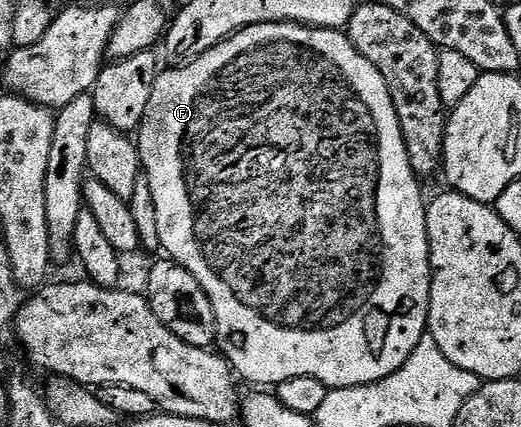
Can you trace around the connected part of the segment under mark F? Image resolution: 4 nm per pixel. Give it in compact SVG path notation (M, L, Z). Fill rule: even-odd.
M272 22L272 23L271 23L271 24L257 24L257 25L256 25L256 26L248 26L248 27L247 27L247 28L241 28L241 29L240 29L240 31L239 31L239 32L237 32L237 34L235 34L235 36L229 36L229 38L227 38L227 39L226 39L226 40L225 40L225 41L224 41L224 42L220 42L220 43L219 43L219 44L217 44L217 45L216 45L216 46L212 46L212 47L211 47L211 48L210 48L210 49L208 49L208 50L207 50L207 52L205 52L205 53L204 53L204 54L200 54L200 55L199 55L199 56L198 56L198 57L197 57L197 58L195 58L195 60L191 60L191 61L189 61L189 63L187 63L187 64L186 64L186 65L185 65L185 66L170 66L170 69L168 69L168 70L167 70L167 72L166 72L166 69L165 69L165 70L162 70L162 71L159 71L159 73L158 73L158 77L157 77L157 78L156 78L156 86L152 86L152 98L148 98L148 114L144 114L144 122L143 122L143 123L142 123L142 126L141 126L141 128L139 128L139 129L138 129L138 131L137 131L137 133L136 133L136 143L137 143L137 146L138 146L138 153L139 153L139 154L140 154L140 158L141 158L141 159L142 159L142 167L143 167L143 169L144 169L144 179L146 179L146 181L148 181L148 183L150 183L150 185L151 185L151 186L152 186L152 198L153 198L153 199L154 199L154 201L155 201L155 202L156 202L156 218L157 218L157 220L158 220L158 223L159 223L159 225L160 225L160 242L161 242L161 243L162 243L162 246L161 246L161 251L162 251L162 252L163 252L163 253L165 253L165 255L166 255L166 256L167 256L167 257L169 257L169 259L171 259L171 260L174 260L174 261L176 261L176 263L177 263L177 264L179 264L179 265L180 265L180 266L184 266L184 270L188 270L188 271L189 271L189 272L190 272L190 273L191 273L191 274L192 274L192 278L196 278L196 282L200 282L200 286L204 286L204 294L208 294L208 298L209 298L209 299L210 299L210 301L211 301L211 302L212 302L212 310L216 310L216 330L217 330L217 331L218 331L218 339L217 339L217 341L216 341L216 348L217 348L217 351L218 351L218 352L219 352L219 353L221 353L221 355L222 355L222 356L223 356L223 357L224 357L224 359L225 359L225 361L226 361L226 363L227 363L227 364L229 364L229 365L230 365L230 367L231 367L231 368L233 368L233 369L234 369L234 371L235 371L235 373L237 373L237 375L238 375L238 376L239 376L239 377L241 377L241 379L242 379L242 376L243 376L243 378L244 378L244 379L246 379L246 380L251 380L251 382L252 382L252 383L254 383L254 386L277 386L277 385L278 385L278 384L279 384L279 383L280 383L280 382L284 382L284 381L285 381L285 380L287 380L287 379L288 379L288 378L300 378L300 377L301 377L301 376L311 376L311 377L312 377L312 378L316 378L316 379L317 379L317 380L319 380L319 381L320 381L320 382L324 382L324 386L325 386L325 387L326 387L326 388L327 388L327 390L329 390L329 389L331 389L331 388L351 388L351 387L352 387L352 386L364 386L364 385L365 385L365 384L375 384L375 383L376 383L376 382L380 382L380 381L381 381L381 380L383 380L383 379L384 379L384 378L388 378L388 374L392 374L392 373L393 373L393 372L395 372L395 371L396 371L396 370L400 370L400 366L404 366L404 362L408 362L408 358L409 358L409 357L410 357L410 355L411 355L411 354L412 354L412 350L416 350L416 346L417 346L417 345L418 345L418 343L419 343L419 342L420 342L420 338L421 338L421 337L422 337L422 336L425 336L425 335L427 335L427 332L428 332L428 329L427 329L427 326L426 326L426 319L427 319L427 318L428 318L428 310L429 310L429 309L430 309L430 243L429 243L429 242L428 242L428 230L427 230L427 229L426 229L426 210L427 210L427 207L428 207L428 204L427 204L427 201L426 201L426 200L425 200L425 199L424 199L424 200L423 200L423 201L422 201L422 188L421 188L421 186L420 186L420 185L418 185L418 184L421 184L421 183L420 183L420 178L419 178L419 176L417 176L417 174L415 174L415 173L414 173L414 171L413 171L413 170L412 170L412 162L411 162L411 161L410 161L410 159L409 159L409 158L408 158L408 150L407 150L407 149L406 149L406 143L405 143L405 142L404 142L404 134L403 134L403 133L402 133L402 131L401 131L401 130L400 130L400 118L399 118L399 117L398 117L398 115L397 115L397 114L396 114L396 106L395 106L395 105L394 105L394 103L393 103L393 102L392 102L392 94L388 94L388 86L387 86L387 85L386 85L386 83L385 83L385 82L384 82L384 78L383 78L383 77L382 77L382 75L381 75L381 74L380 74L380 70L376 70L376 66L372 66L372 62L368 62L368 58L364 58L364 57L363 57L363 56L361 56L361 55L360 55L360 53L359 53L359 52L358 52L358 51L357 51L357 50L356 50L356 46L352 46L352 42L351 42L351 41L350 41L350 38L349 38L349 35L347 35L347 33L346 33L346 32L345 32L345 31L342 31L342 30L339 30L339 29L336 29L336 28L311 28L311 27L309 27L309 26L307 26L307 25L304 25L304 24L288 24L288 23L286 23L286 22Z

